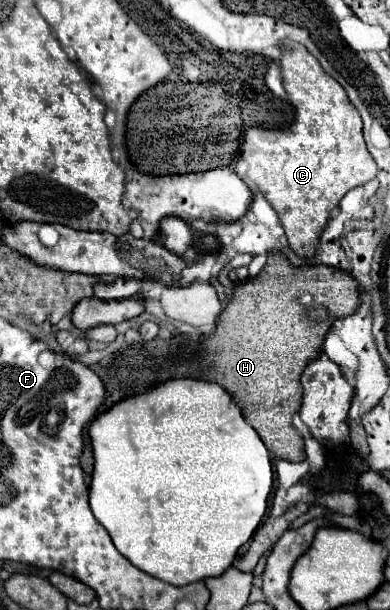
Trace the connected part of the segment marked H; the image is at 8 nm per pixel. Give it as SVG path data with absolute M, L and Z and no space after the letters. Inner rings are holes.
M269 252L265 268L255 278L239 284L229 298L227 308L221 312L217 330L211 336L205 336L203 350L189 358L189 376L221 384L233 396L233 402L241 406L245 420L257 430L273 458L301 462L303 438L293 426L293 416L299 412L303 396L301 372L305 370L305 364L321 354L323 340L333 322L351 316L357 310L357 300L359 286L349 272L331 266L293 266L283 254Z

